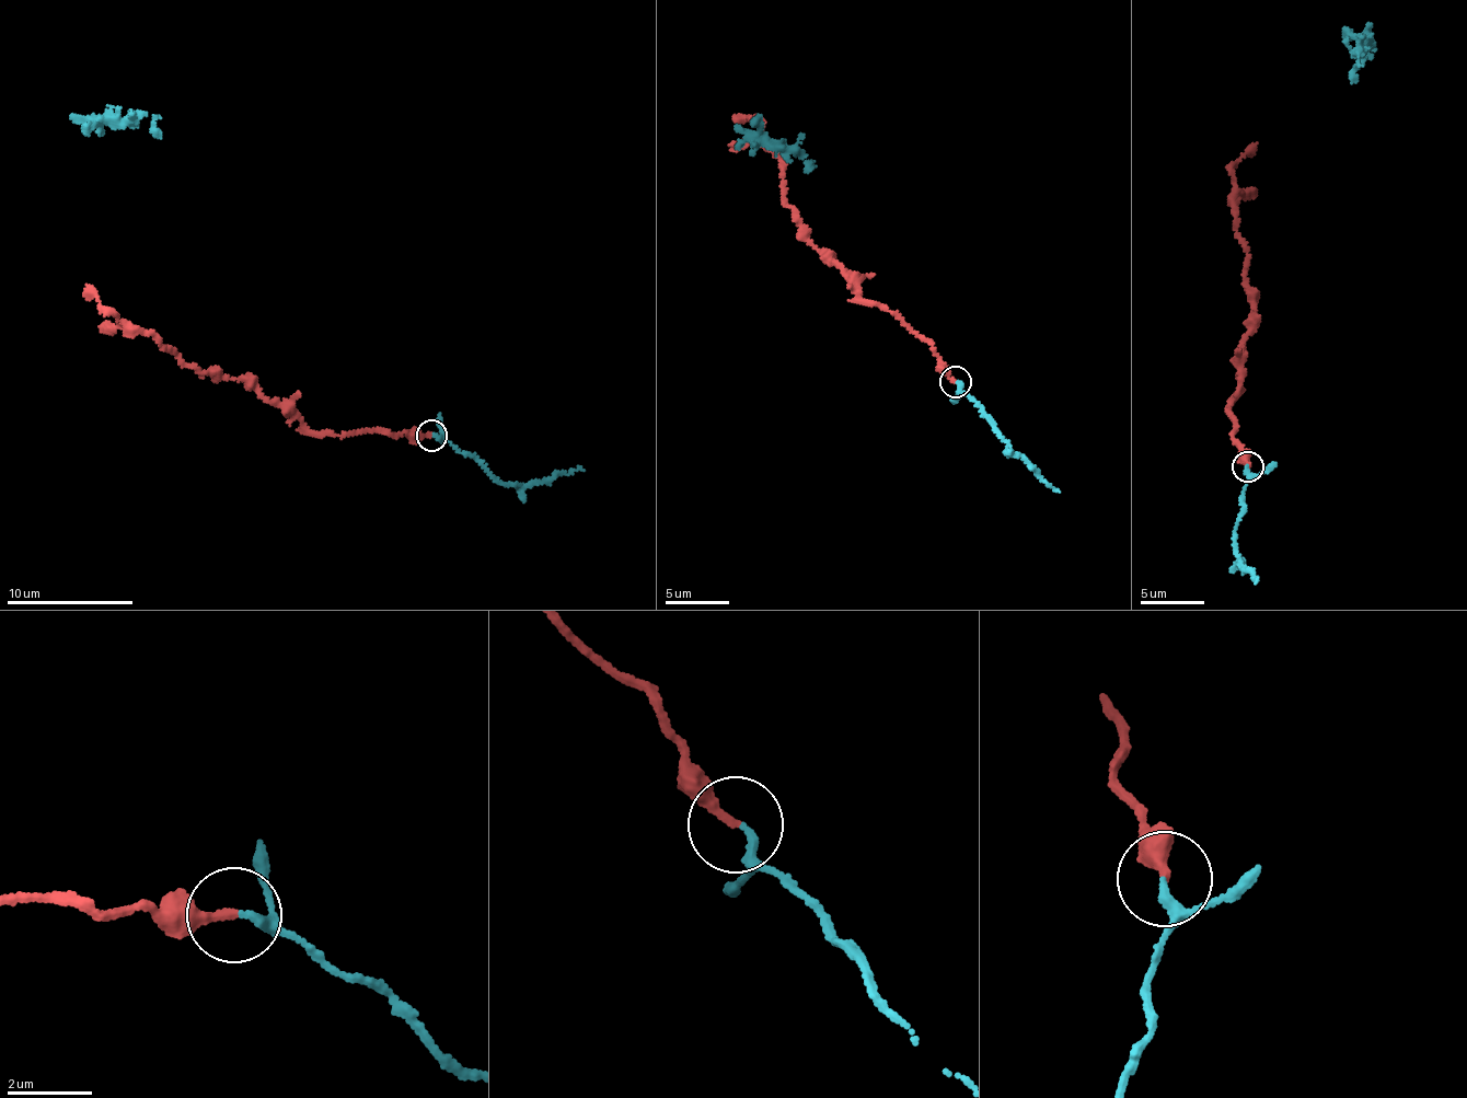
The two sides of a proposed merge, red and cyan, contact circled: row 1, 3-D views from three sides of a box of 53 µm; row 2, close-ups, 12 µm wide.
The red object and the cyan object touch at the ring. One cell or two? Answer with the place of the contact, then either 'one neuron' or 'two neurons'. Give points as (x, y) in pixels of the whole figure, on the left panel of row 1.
place (431, 436); one neuron

